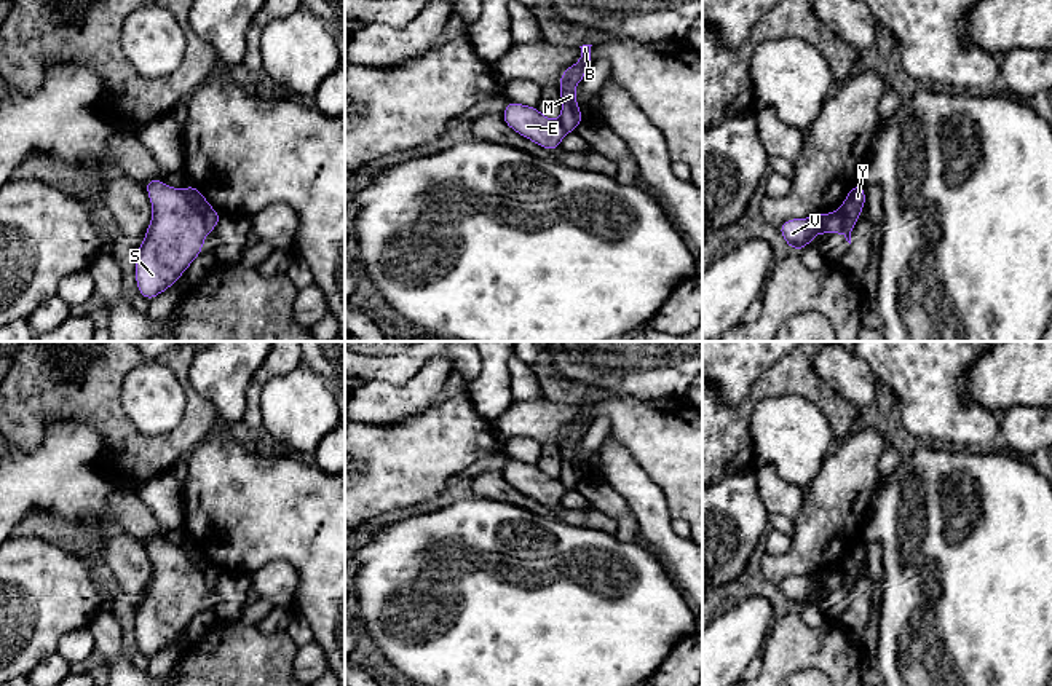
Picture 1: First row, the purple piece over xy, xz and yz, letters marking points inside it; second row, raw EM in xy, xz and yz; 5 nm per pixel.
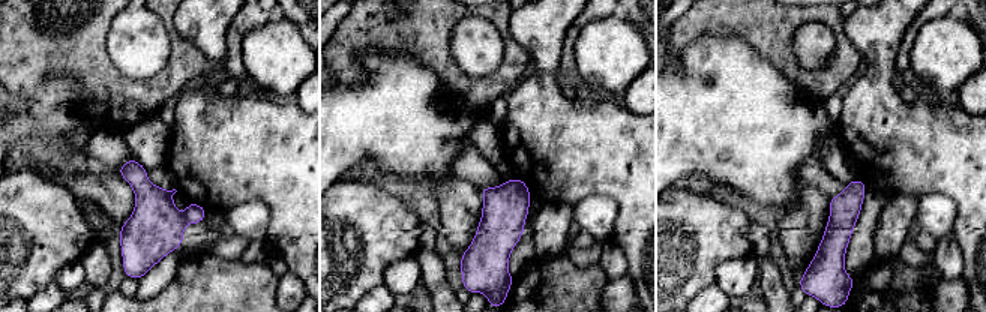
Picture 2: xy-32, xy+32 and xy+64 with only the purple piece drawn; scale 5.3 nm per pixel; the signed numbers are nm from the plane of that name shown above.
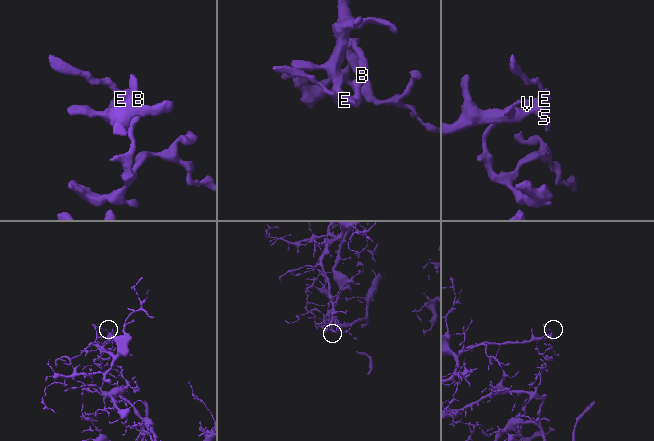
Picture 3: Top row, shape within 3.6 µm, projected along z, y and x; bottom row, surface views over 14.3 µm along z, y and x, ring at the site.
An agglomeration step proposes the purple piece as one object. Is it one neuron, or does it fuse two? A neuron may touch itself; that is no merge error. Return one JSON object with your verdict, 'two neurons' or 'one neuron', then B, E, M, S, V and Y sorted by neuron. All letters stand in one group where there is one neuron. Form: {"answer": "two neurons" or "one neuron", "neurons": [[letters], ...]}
{"answer": "two neurons", "neurons": [["B", "M", "V"], ["E", "S", "Y"]]}

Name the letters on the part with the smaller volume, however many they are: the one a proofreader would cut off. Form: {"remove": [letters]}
{"remove": ["B", "M", "V"]}

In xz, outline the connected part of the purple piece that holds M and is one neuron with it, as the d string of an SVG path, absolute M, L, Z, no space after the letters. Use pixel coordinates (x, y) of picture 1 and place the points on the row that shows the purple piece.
M583 45L581 48L581 59L567 67L560 77L560 99L562 99L562 112L560 112L560 123L567 129L567 132L576 131L578 124L583 121L583 113L576 104L576 91L575 86L583 81L589 65L591 65L591 46Z

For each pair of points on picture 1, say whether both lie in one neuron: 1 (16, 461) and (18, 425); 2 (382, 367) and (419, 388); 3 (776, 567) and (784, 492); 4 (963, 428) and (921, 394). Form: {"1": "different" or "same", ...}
{"1": "different", "2": "different", "3": "different", "4": "same"}

